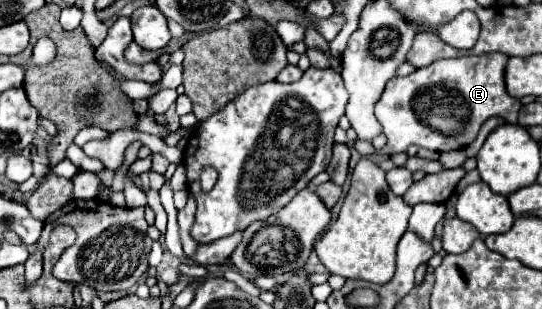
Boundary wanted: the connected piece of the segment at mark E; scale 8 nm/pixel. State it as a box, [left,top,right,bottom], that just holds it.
[375,53,521,155]

